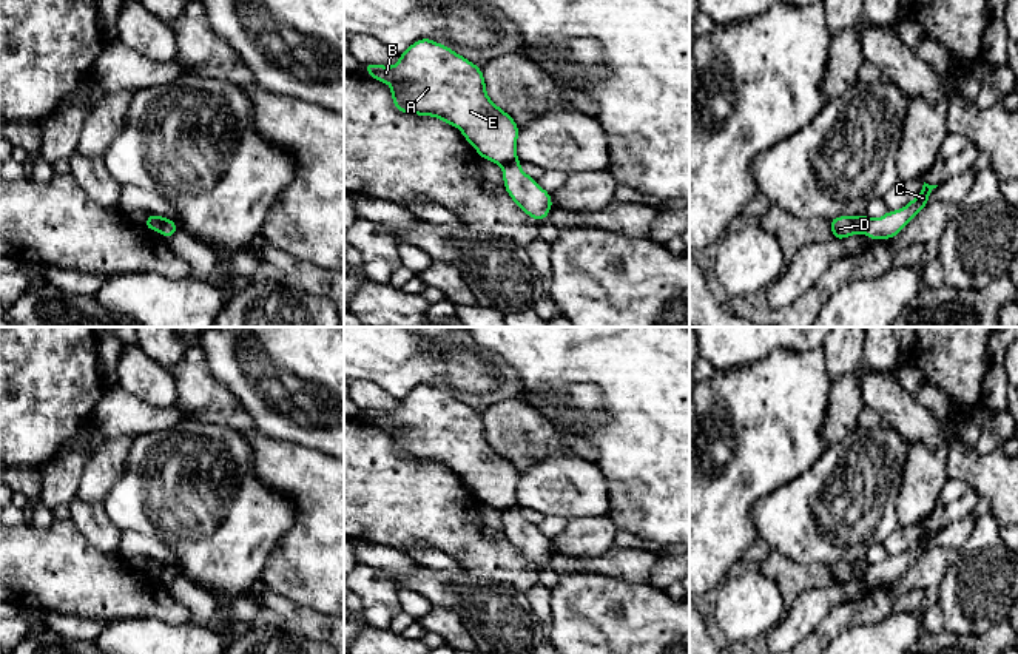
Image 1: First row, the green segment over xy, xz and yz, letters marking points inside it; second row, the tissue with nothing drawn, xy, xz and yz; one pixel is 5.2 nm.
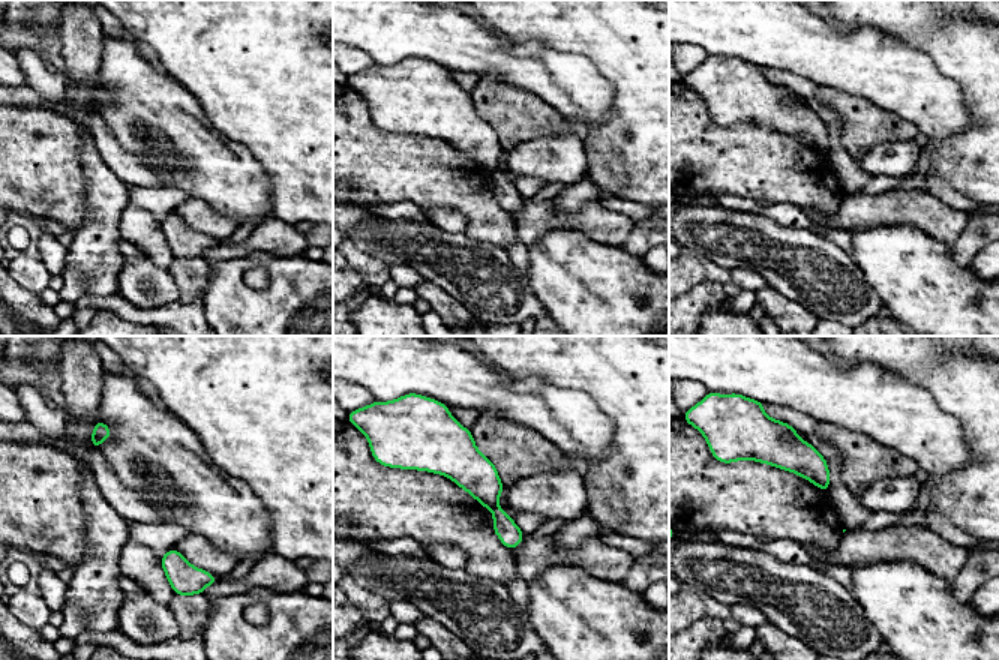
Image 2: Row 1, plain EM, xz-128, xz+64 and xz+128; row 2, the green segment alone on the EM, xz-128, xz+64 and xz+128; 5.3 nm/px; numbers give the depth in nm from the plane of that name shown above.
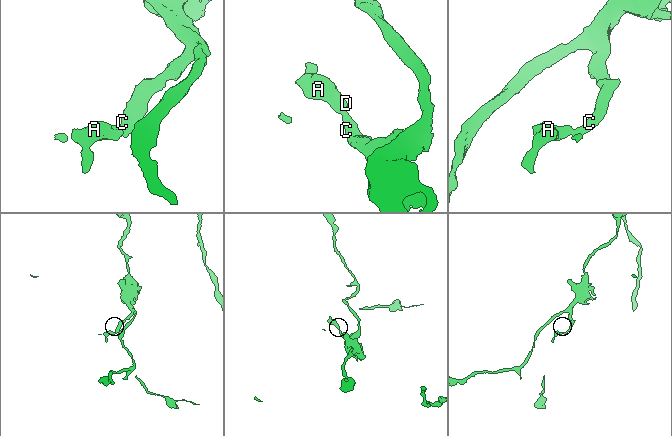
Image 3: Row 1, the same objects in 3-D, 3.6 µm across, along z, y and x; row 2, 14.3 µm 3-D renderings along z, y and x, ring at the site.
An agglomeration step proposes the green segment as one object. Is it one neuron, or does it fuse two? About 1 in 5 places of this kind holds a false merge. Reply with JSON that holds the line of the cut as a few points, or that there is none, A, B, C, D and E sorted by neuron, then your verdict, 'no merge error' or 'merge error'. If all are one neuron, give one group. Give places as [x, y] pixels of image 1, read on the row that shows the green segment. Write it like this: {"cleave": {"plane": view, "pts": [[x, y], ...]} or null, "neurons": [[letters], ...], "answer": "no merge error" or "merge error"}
{"cleave": {"plane": "xz", "pts": [[515, 158], [502, 165]]}, "neurons": [["A", "B", "D", "E"], ["C"]], "answer": "merge error"}

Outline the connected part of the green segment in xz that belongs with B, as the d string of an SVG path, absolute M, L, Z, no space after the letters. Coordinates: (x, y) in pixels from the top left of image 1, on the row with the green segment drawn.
M420 39L395 66L362 68L390 83L399 113L438 117L457 126L477 153L497 165L517 159L518 125L487 94L481 68L449 46Z

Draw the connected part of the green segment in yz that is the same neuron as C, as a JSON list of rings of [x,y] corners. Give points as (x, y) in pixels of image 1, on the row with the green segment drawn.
[[[924,182],[921,193],[904,208],[887,211],[879,219],[868,219],[864,230],[867,238],[871,241],[895,238],[929,204],[929,196],[936,187]]]

